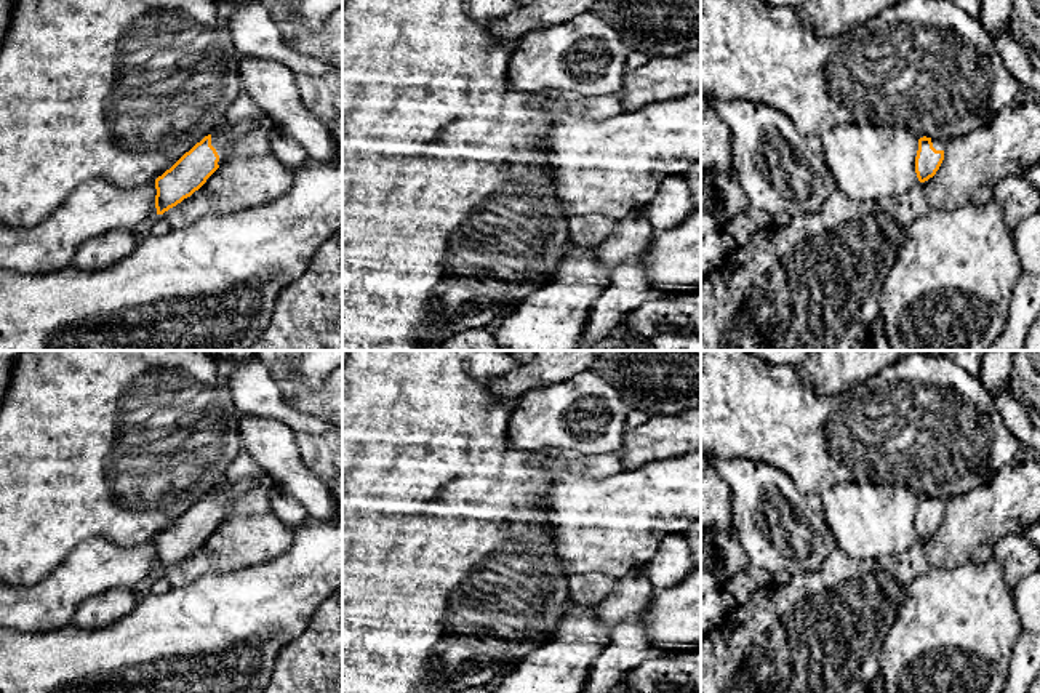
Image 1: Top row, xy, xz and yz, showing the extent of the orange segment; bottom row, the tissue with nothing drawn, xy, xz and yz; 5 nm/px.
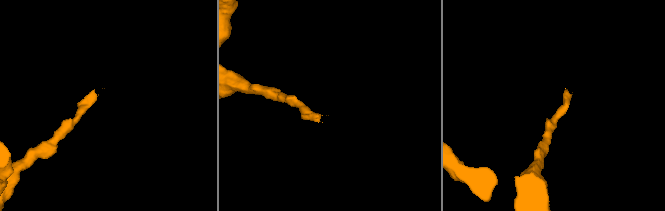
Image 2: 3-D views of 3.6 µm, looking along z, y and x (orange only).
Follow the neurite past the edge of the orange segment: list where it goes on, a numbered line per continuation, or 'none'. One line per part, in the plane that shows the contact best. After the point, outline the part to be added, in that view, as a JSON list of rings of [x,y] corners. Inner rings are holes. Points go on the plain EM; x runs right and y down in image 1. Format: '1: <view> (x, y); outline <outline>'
1: xy (220, 498); outline [[[245,477],[232,485],[226,485],[224,482],[221,482],[214,487],[216,491],[211,493],[211,504],[216,507],[219,514],[219,525],[224,522],[224,509],[227,506],[229,498],[243,495],[245,491],[251,490],[253,485],[253,480]]]

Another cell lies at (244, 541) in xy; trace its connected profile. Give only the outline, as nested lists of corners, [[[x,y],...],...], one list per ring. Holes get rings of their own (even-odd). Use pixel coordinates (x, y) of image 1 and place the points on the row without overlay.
[[[274,514],[224,520],[190,555],[163,571],[171,587],[206,573],[224,573],[266,563],[285,554],[293,530]]]

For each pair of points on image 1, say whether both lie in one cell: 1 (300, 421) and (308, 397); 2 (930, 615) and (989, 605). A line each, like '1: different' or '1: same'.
1: different
2: same

